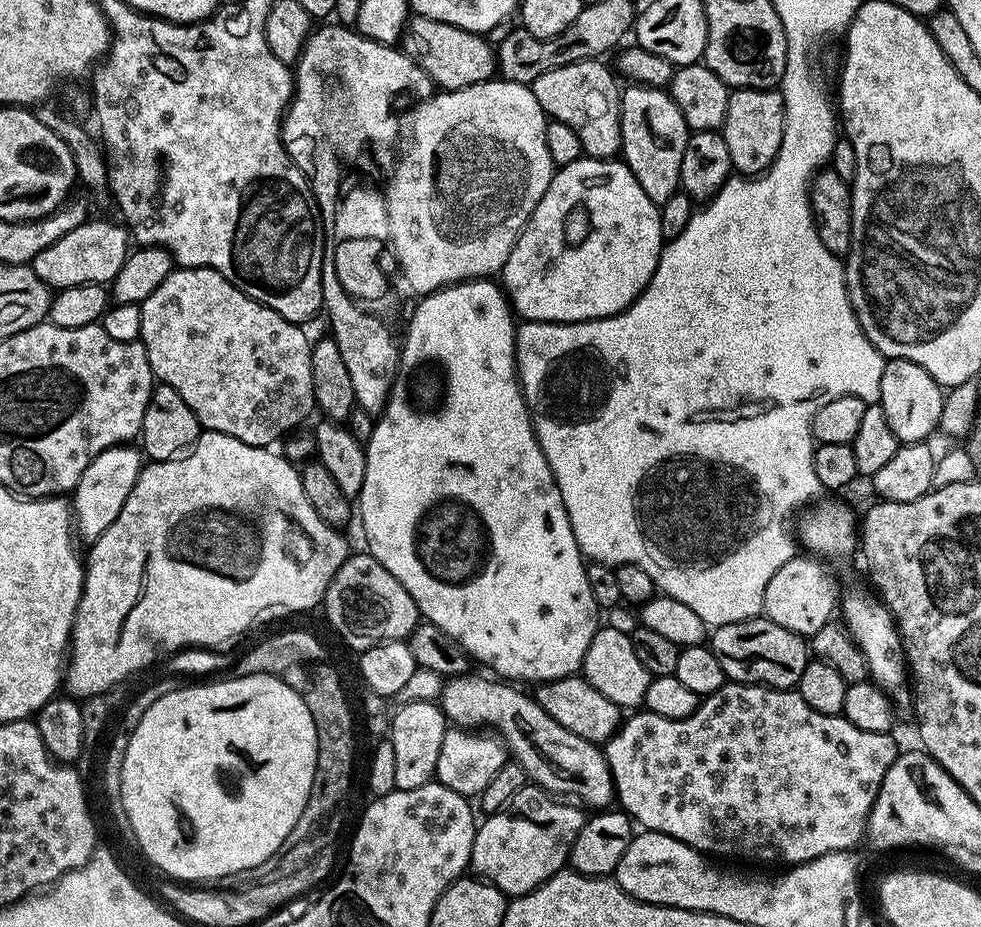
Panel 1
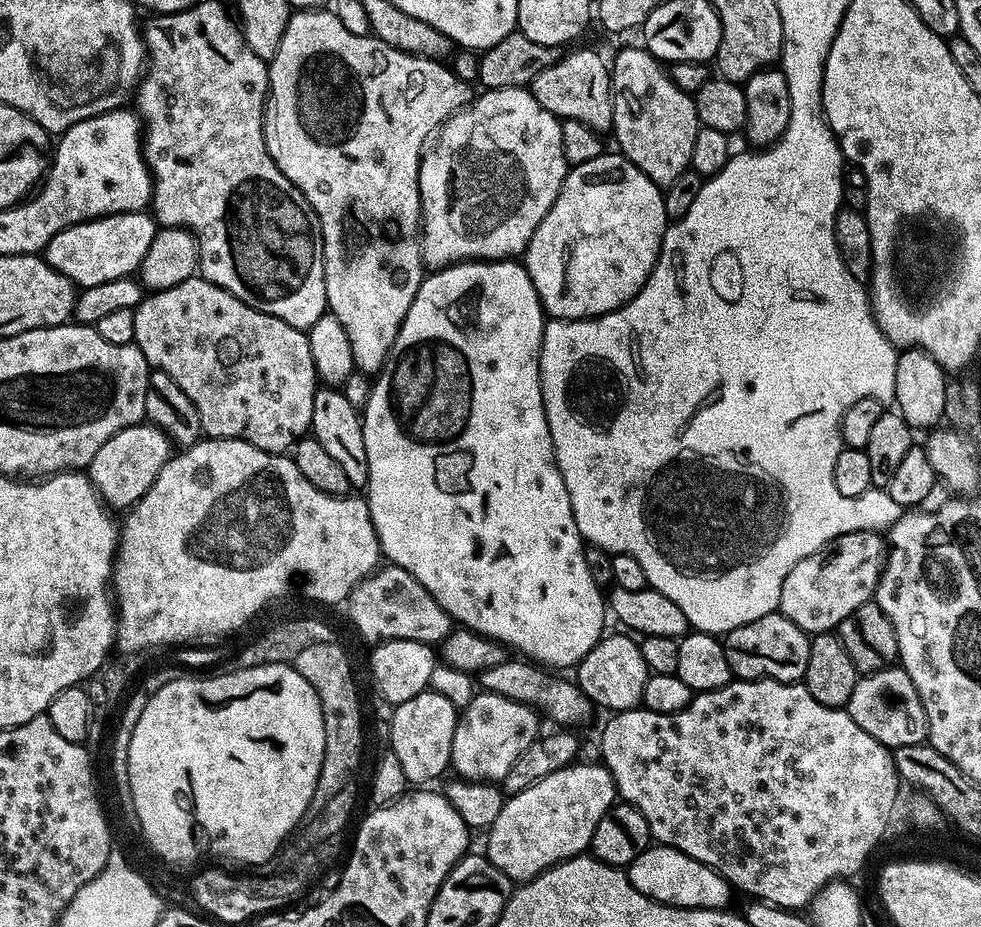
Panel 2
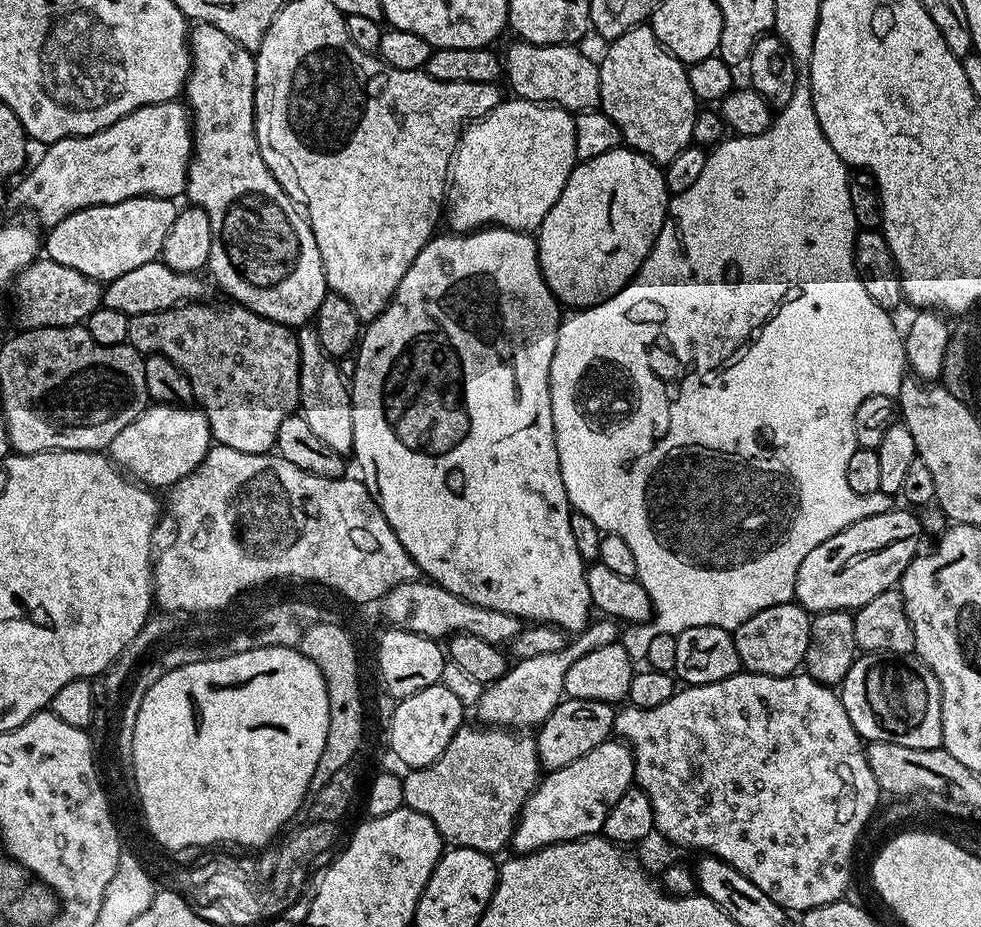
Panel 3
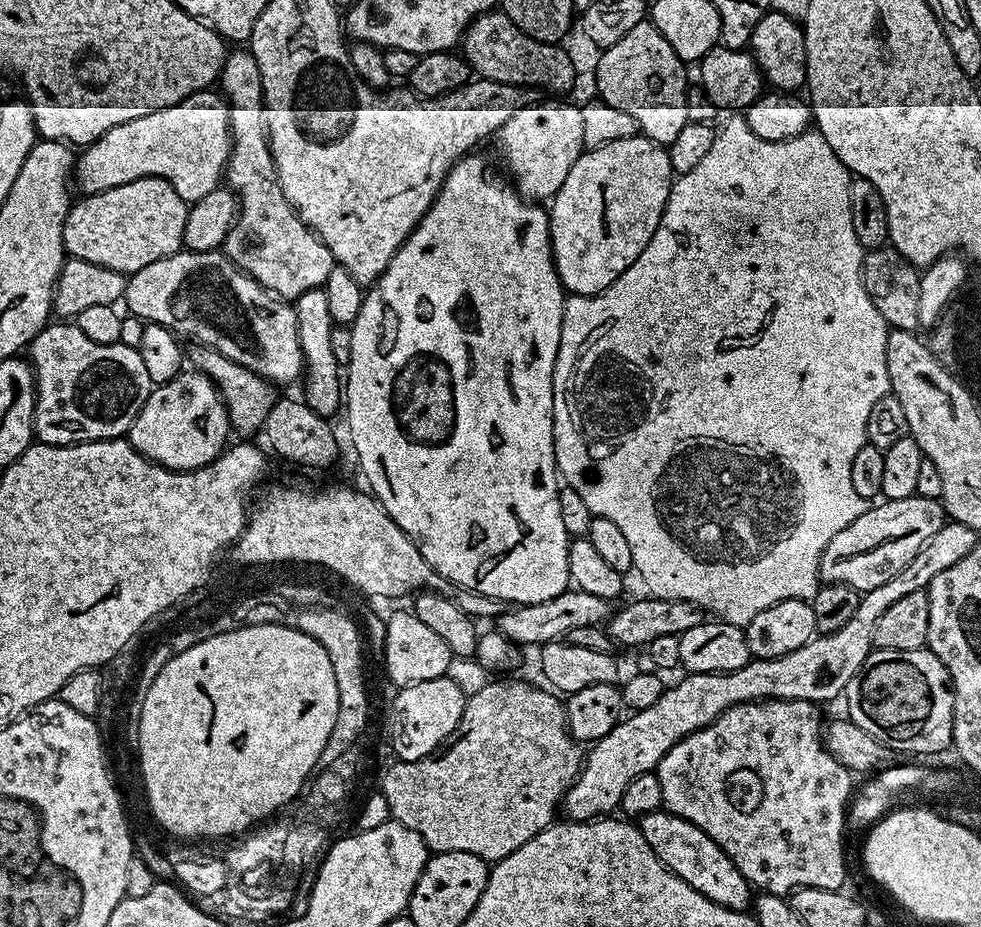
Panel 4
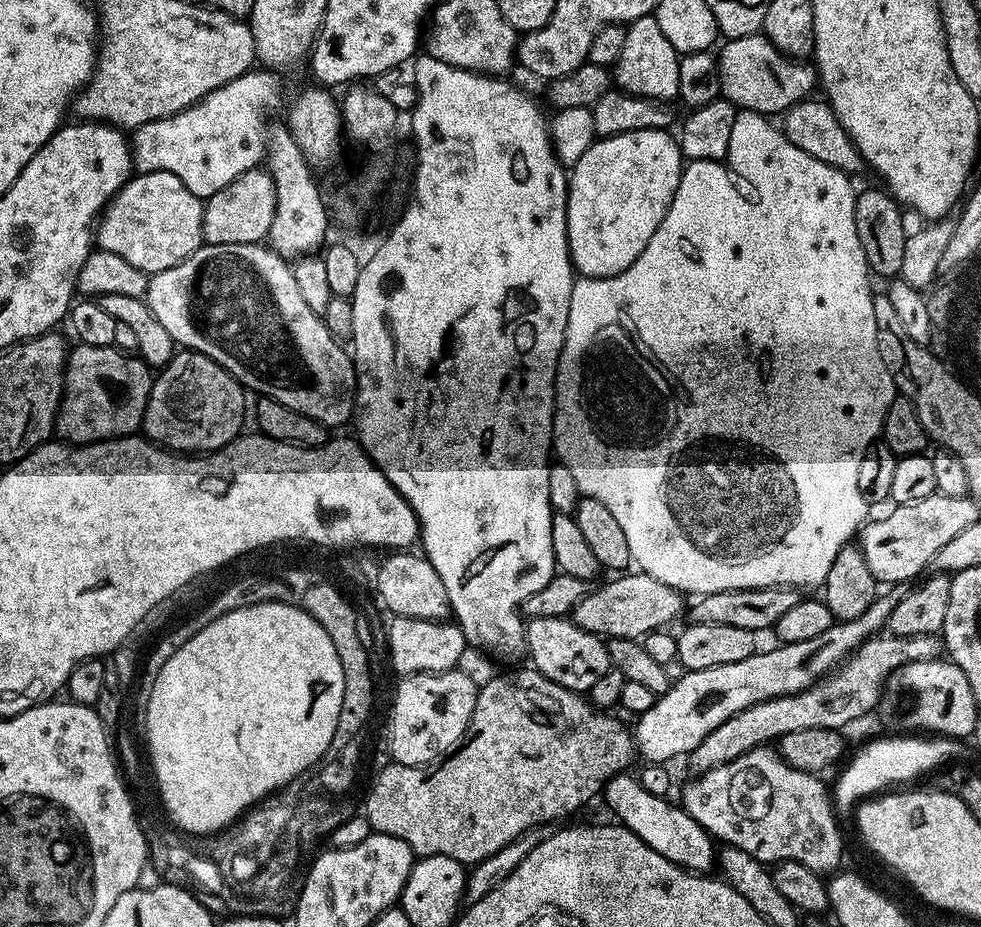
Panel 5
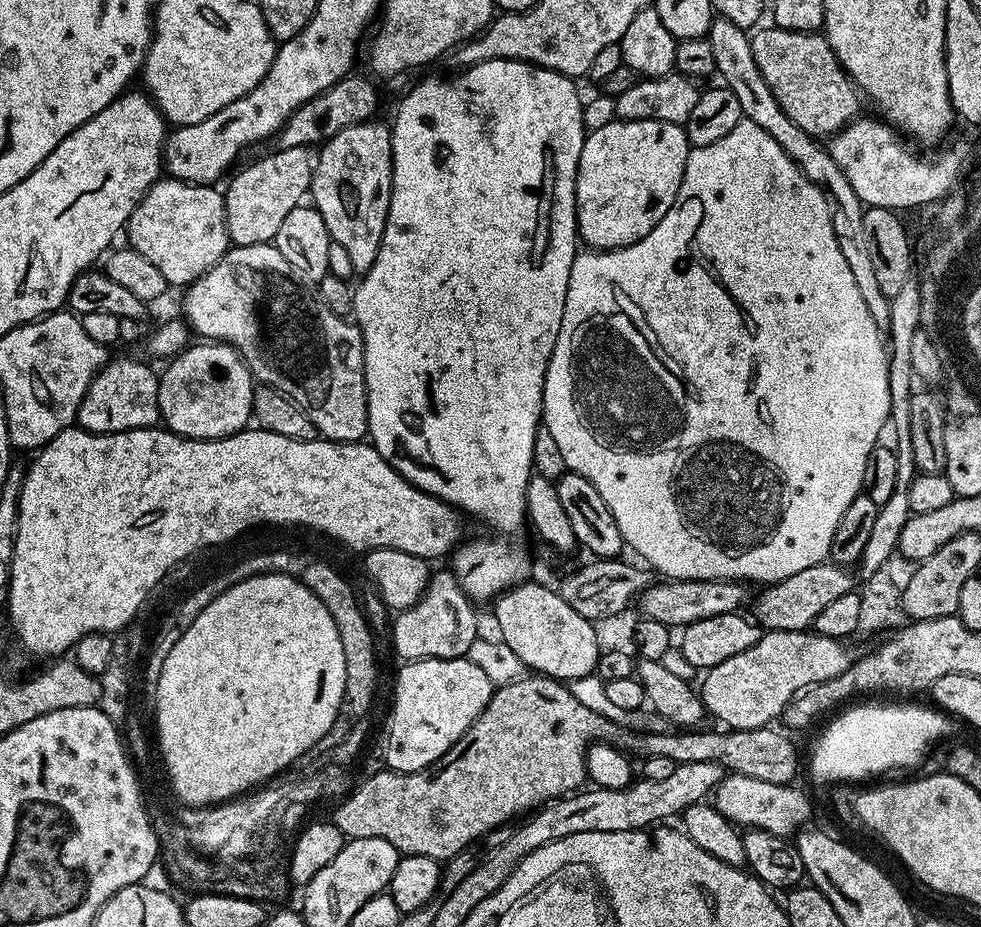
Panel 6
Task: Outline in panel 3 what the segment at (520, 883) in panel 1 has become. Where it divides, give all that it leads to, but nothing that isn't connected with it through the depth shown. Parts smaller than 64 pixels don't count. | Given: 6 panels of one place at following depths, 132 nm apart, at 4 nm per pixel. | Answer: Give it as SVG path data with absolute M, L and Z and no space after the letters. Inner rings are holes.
M610 738L605 744L594 746L590 754L570 762L570 766L553 768L536 785L536 789L530 794L530 798L520 811L520 816L516 820L516 829L512 831L511 851L516 854L525 852L537 852L539 848L545 848L551 844L561 844L567 840L580 840L583 836L595 836L603 829L606 822L606 814L626 794L626 790L633 787L634 762L632 761L632 750L627 744L619 739Z

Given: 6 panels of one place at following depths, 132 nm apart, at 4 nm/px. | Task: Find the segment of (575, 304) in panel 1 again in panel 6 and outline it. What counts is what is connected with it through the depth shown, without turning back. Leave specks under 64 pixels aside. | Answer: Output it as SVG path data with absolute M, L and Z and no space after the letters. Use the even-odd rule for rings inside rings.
M617 118L602 126L602 130L588 132L576 171L576 230L579 239L583 243L585 240L589 249L607 250L625 248L646 238L646 234L666 218L666 210L670 210L674 198L678 198L689 151L688 136L683 127L670 122Z

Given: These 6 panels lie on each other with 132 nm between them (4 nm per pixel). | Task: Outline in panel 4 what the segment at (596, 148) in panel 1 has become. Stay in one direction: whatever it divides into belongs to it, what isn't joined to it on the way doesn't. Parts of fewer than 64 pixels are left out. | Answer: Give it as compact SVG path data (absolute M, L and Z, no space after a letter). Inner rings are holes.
M503 10L483 12L464 32L462 55L469 69L481 80L515 84L548 92L564 92L576 80L572 60L559 43L547 44L530 38Z

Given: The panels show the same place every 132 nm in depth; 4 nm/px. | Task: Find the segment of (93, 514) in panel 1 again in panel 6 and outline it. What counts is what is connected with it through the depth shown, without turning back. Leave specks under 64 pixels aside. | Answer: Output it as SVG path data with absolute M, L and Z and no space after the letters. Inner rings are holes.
M192 342L165 364L159 373L158 404L163 427L169 432L191 440L221 440L249 427L254 381L235 348L219 342Z

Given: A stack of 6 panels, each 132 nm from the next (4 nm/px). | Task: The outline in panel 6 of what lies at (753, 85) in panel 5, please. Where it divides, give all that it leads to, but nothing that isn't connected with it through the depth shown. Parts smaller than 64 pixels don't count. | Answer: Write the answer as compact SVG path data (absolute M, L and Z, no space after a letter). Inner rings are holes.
M767 27L751 33L754 62L758 62L766 86L770 86L774 98L778 98L778 106L786 110L790 122L802 126L806 134L827 138L841 132L861 115L861 93L838 62L827 36L820 32L791 32Z

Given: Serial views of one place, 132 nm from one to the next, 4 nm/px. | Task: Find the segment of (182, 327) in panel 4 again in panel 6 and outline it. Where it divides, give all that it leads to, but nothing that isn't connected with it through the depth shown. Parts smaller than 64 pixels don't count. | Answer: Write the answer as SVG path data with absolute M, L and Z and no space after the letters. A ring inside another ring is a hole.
M269 242L267 244L255 244L254 246L237 244L229 247L228 253L213 268L206 270L206 274L202 274L202 278L198 278L188 285L183 293L183 296L185 296L184 313L182 313L182 316L189 329L195 335L196 332L200 335L197 337L203 338L208 342L229 344L231 348L235 348L239 352L240 357L246 362L246 366L252 371L253 381L274 386L279 392L291 398L310 418L310 422L314 422L317 433L323 439L341 442L363 441L368 434L368 391L364 381L364 339L355 323L349 322L345 317L335 316L321 302L319 295L312 293L311 296L308 291L310 291L309 285L301 280L299 274L294 270L294 266L290 266L290 262L286 262L286 258L282 258L282 254L278 254L275 243Z

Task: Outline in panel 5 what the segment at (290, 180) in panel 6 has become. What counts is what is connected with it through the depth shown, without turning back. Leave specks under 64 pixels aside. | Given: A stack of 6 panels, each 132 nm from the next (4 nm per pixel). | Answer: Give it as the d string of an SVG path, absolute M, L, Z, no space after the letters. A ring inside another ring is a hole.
M263 167L251 168L230 186L204 200L204 238L209 244L258 244L267 237L274 222L276 187Z

